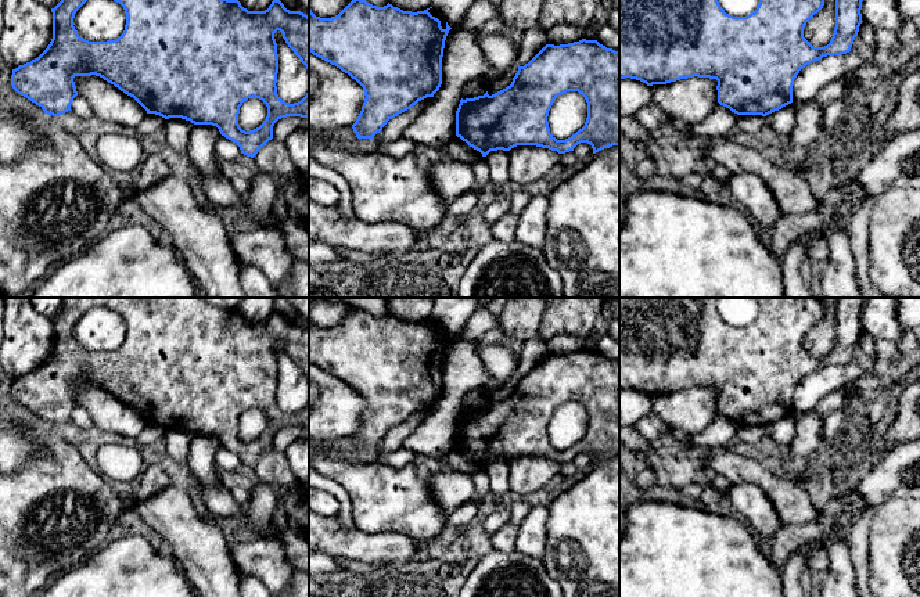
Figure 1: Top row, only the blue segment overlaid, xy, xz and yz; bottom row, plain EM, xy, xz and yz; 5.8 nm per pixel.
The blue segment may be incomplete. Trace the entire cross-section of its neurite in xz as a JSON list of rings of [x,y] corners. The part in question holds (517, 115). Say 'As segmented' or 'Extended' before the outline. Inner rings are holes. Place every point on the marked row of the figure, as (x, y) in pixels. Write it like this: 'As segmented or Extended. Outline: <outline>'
As segmented. Outline: [[[582,39],[568,44],[546,44],[528,64],[518,66],[513,82],[506,89],[489,96],[460,100],[456,111],[456,136],[470,147],[486,157],[490,151],[510,151],[517,145],[536,145],[565,154],[574,151],[581,143],[587,143],[593,154],[619,145],[619,51],[607,48],[597,40]],[[578,91],[587,103],[587,118],[585,126],[565,140],[557,140],[549,129],[549,111],[554,100],[567,93]]]

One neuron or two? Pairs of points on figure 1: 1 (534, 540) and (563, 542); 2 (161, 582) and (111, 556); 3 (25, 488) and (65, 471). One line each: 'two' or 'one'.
1: two
2: one
3: one

